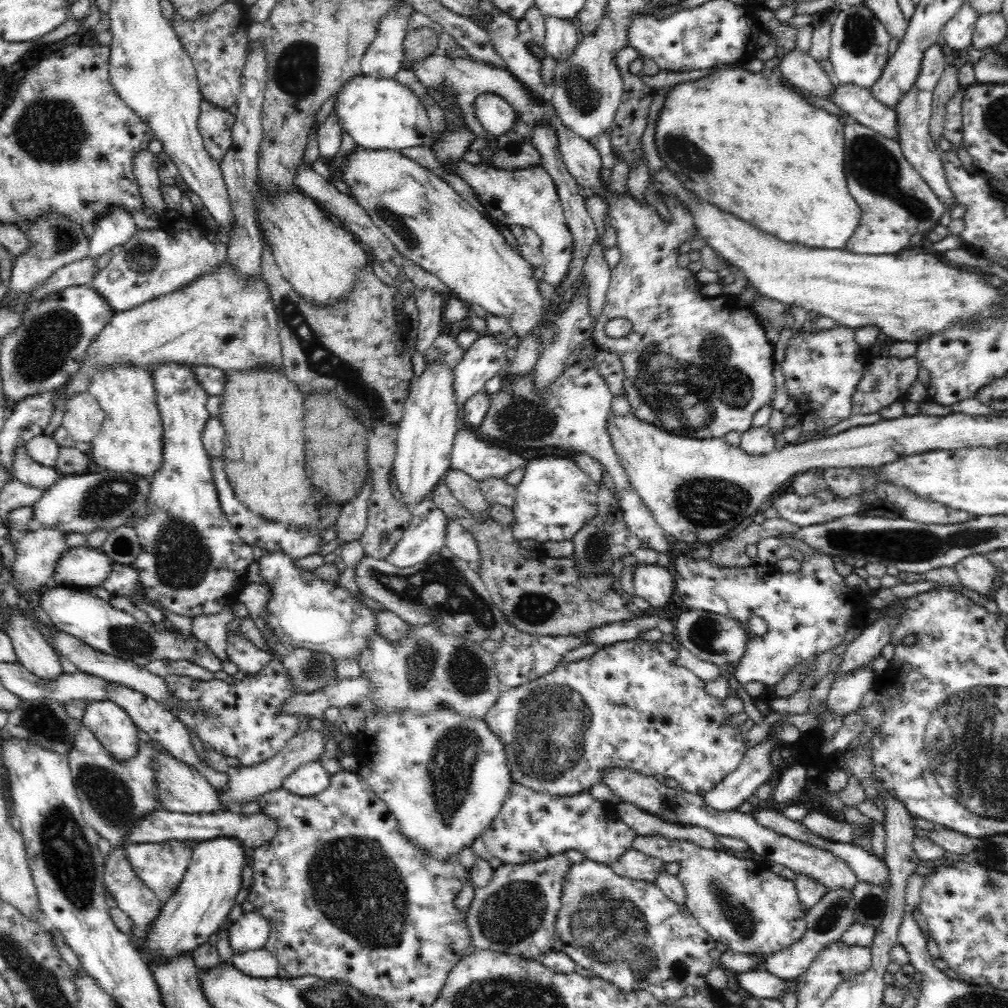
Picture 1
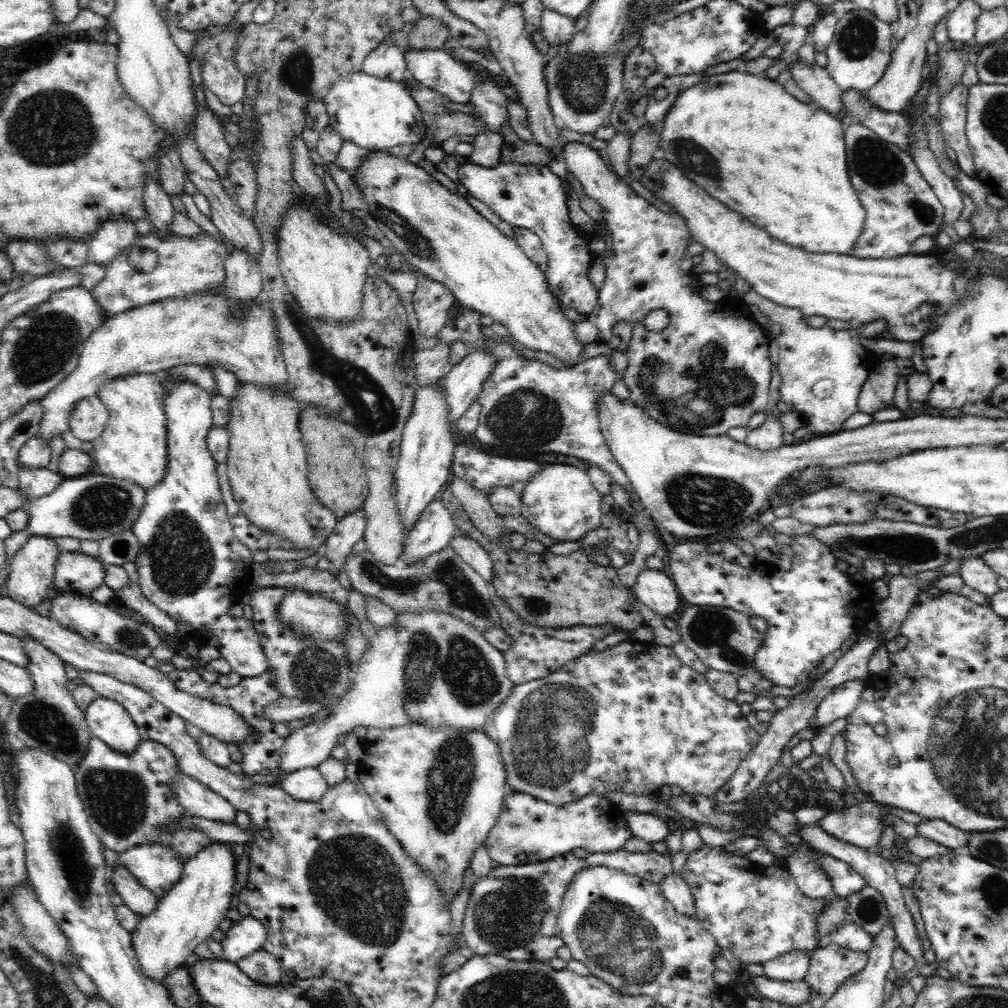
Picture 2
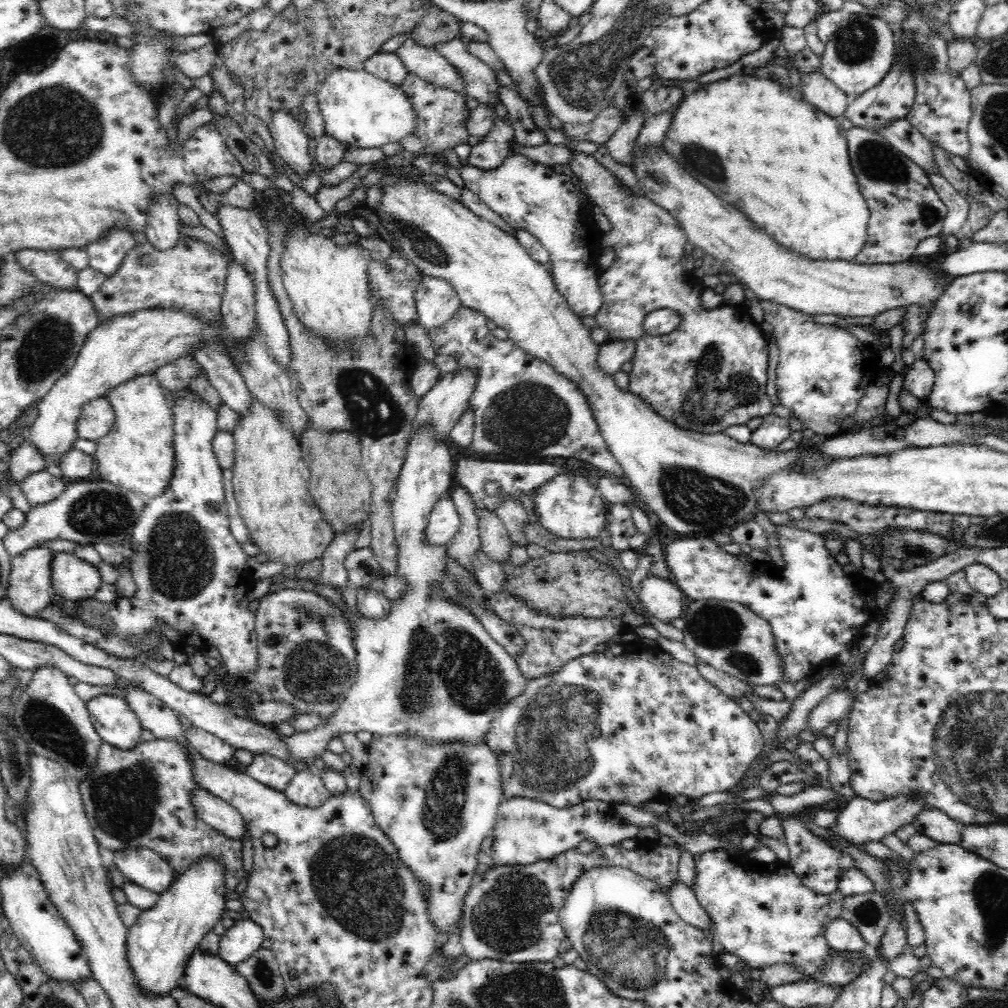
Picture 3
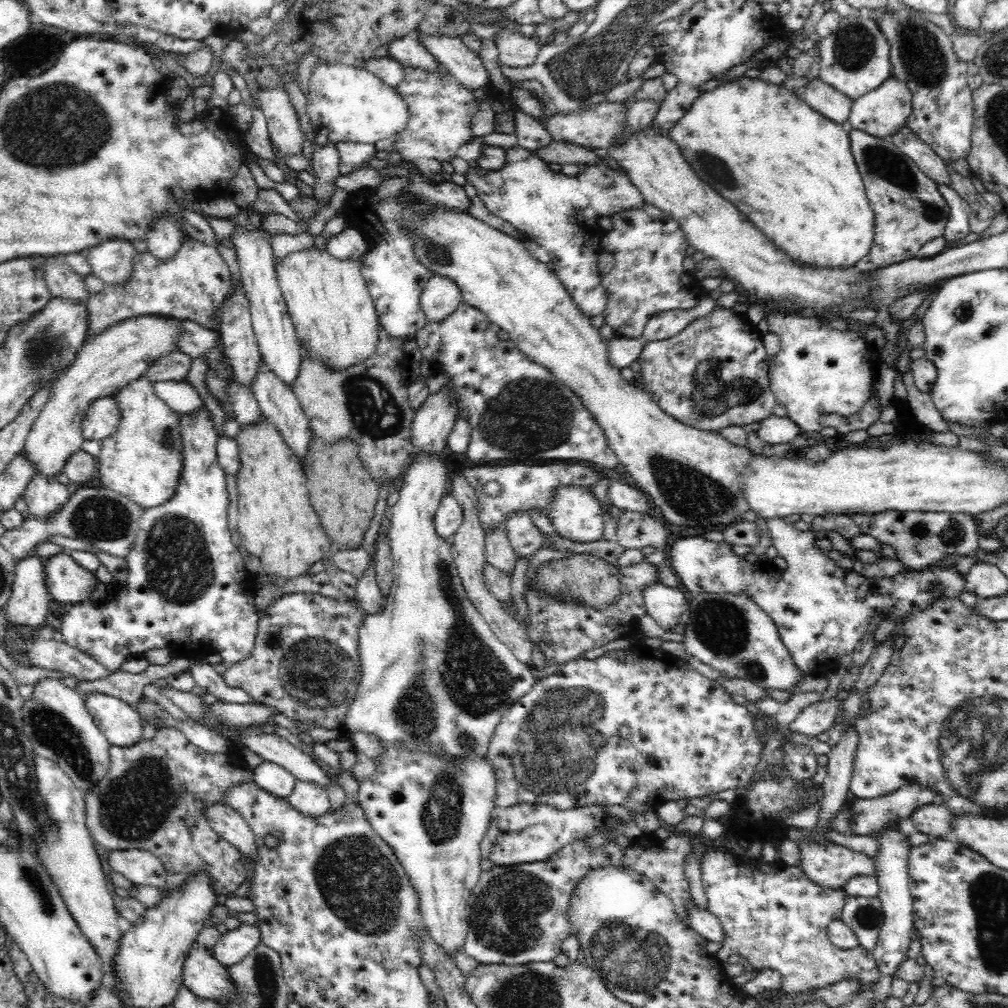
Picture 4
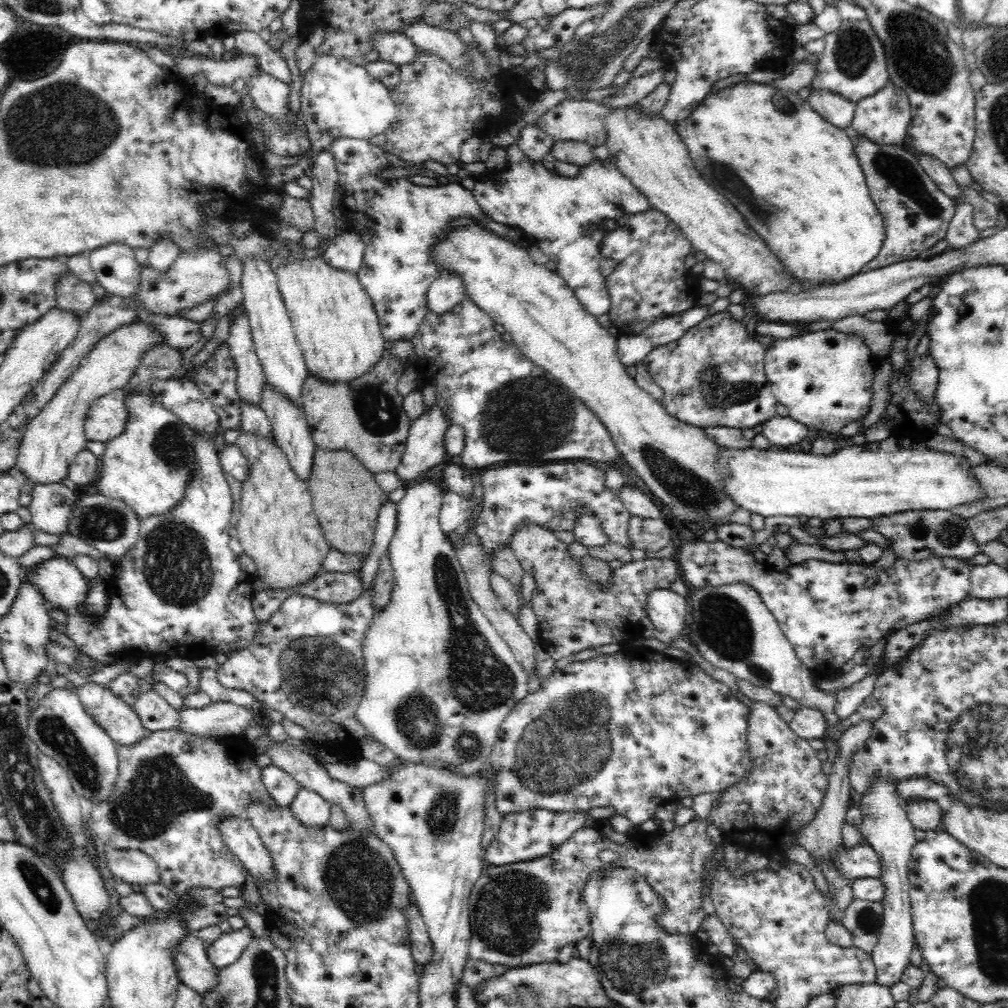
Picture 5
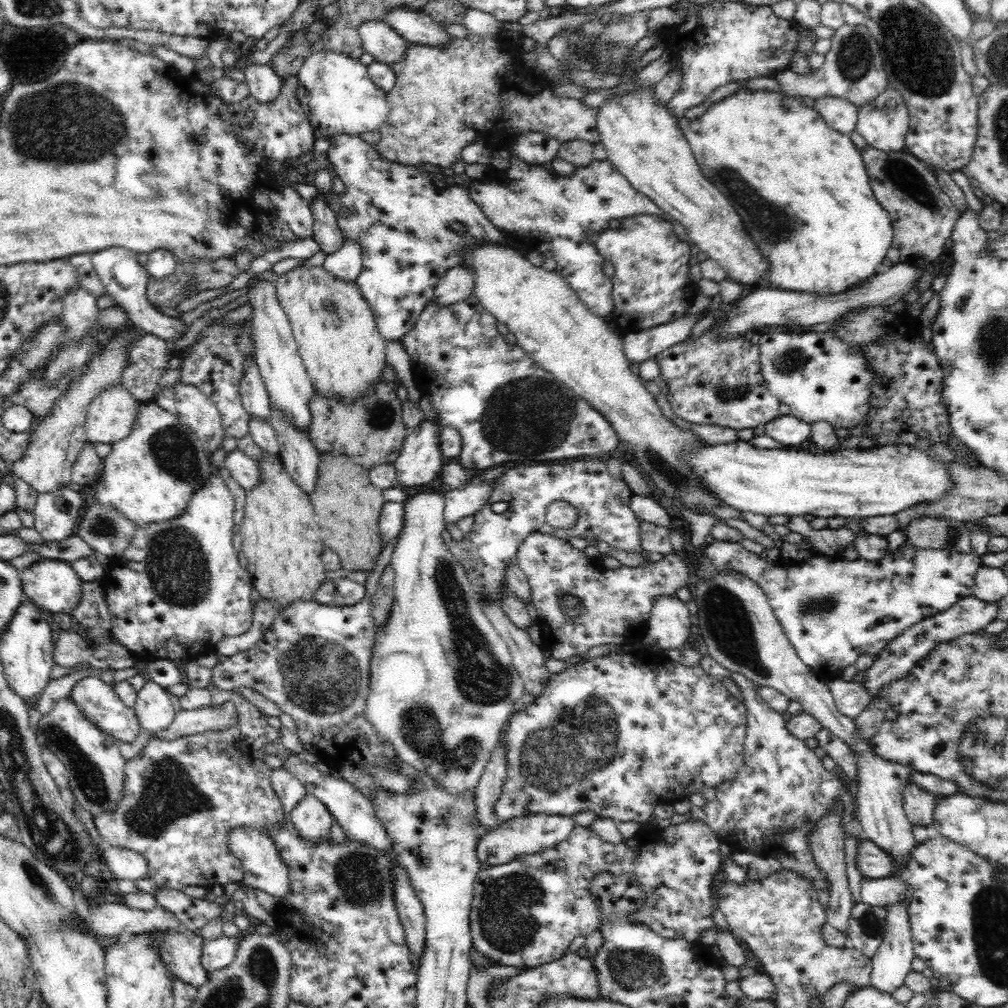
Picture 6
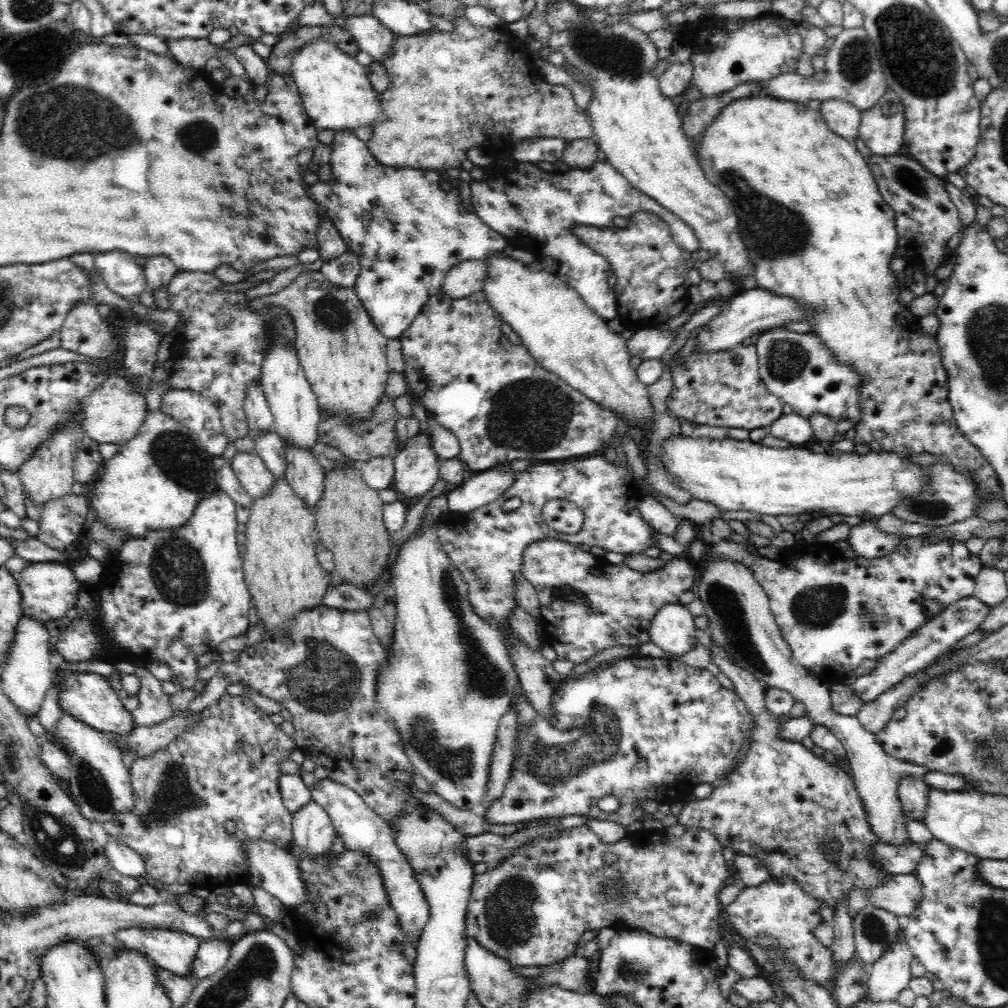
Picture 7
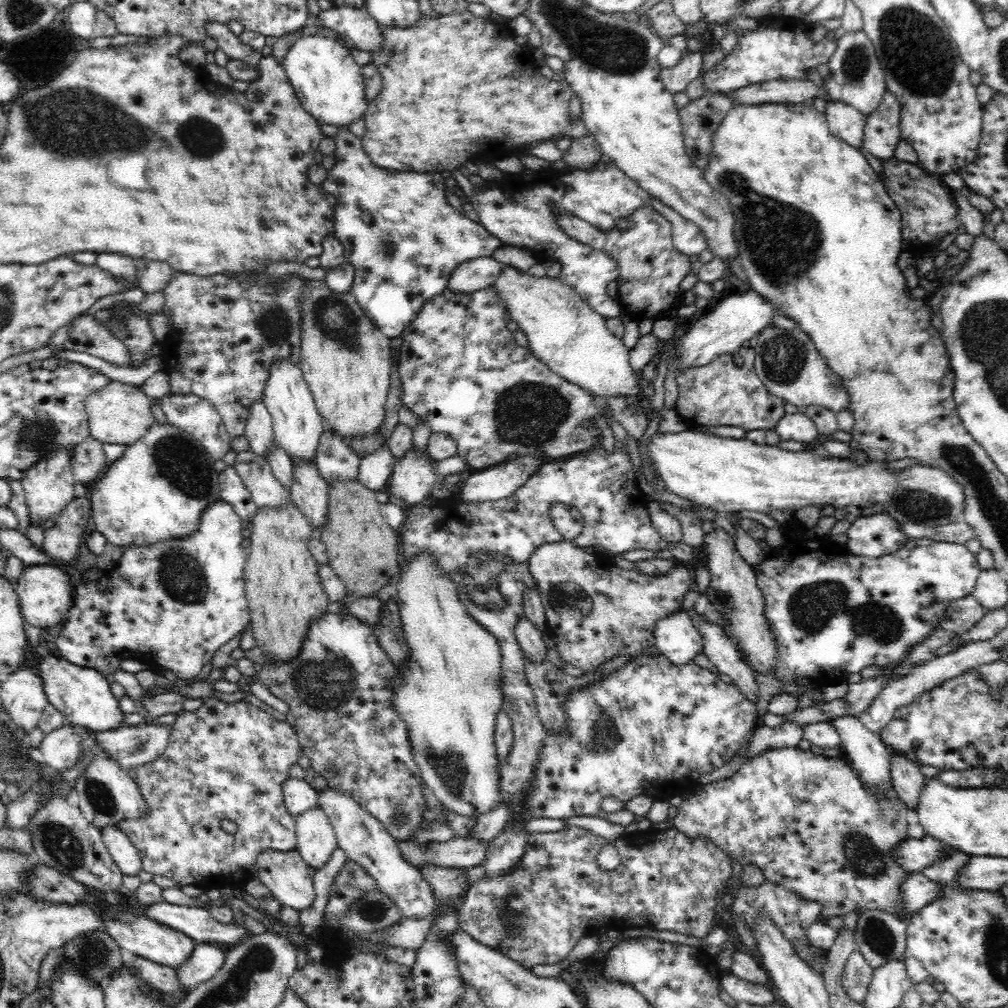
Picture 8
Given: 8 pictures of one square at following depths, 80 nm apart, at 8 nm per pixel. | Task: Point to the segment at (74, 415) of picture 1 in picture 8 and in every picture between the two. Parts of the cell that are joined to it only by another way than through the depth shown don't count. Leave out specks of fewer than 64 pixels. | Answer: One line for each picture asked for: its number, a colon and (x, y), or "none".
2: (89, 417)
3: (96, 420)
4: (102, 417)
5: (107, 417)
6: (110, 417)
7: (114, 412)
8: (119, 413)

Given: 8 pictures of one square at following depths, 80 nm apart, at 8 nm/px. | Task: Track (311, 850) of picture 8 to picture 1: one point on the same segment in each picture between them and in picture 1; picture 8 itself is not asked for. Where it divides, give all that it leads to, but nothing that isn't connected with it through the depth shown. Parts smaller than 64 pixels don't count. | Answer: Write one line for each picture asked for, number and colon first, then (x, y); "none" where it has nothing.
1: (310, 779)
2: (308, 784)
3: (306, 788)
4: (309, 798)
5: (309, 808)
6: (313, 821)
7: (313, 832)

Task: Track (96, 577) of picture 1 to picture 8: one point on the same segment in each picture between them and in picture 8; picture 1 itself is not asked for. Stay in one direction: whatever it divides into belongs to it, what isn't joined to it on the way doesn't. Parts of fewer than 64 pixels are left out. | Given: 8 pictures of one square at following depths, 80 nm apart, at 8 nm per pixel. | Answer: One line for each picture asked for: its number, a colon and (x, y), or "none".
2: (75, 572)
3: (73, 579)
4: (69, 583)
5: (63, 586)
6: (53, 585)
7: (49, 590)
8: (45, 592)

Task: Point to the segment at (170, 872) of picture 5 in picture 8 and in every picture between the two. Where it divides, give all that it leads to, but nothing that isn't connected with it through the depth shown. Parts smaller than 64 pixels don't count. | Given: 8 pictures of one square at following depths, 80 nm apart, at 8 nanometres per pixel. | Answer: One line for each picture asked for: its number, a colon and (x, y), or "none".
6: (181, 797)
7: (224, 768)
8: (227, 760)

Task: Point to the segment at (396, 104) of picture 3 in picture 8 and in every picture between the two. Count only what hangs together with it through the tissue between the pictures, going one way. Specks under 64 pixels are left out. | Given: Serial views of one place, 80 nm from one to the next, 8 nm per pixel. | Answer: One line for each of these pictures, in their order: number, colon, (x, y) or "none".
4: (346, 104)
5: (338, 99)
6: (335, 91)
7: (335, 90)
8: (330, 85)

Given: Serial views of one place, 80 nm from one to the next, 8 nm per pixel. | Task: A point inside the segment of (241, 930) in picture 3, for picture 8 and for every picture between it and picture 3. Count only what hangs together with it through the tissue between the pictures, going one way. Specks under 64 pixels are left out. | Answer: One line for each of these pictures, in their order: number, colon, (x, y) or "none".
4: (232, 946)
5: (226, 949)
6: (218, 953)
7: (212, 955)
8: (206, 960)

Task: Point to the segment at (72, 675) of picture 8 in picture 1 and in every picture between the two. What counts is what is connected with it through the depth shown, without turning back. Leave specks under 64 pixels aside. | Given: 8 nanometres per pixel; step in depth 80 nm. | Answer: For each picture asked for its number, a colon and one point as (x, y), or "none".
1: (113, 727)
2: (109, 721)
3: (115, 723)
4: (121, 724)
5: (120, 721)
6: (100, 705)
7: (88, 697)

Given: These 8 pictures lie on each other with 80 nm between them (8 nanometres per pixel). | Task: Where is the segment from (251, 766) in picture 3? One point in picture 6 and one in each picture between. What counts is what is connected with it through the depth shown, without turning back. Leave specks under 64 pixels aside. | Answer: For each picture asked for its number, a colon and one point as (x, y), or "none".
4: (271, 777)
5: (281, 787)
6: (288, 789)

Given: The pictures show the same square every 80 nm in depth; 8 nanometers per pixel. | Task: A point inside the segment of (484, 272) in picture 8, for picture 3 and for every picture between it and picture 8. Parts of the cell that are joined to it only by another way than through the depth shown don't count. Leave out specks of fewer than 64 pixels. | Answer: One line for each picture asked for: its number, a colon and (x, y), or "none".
3: (436, 302)
4: (440, 298)
5: (444, 294)
6: (457, 284)
7: (467, 278)

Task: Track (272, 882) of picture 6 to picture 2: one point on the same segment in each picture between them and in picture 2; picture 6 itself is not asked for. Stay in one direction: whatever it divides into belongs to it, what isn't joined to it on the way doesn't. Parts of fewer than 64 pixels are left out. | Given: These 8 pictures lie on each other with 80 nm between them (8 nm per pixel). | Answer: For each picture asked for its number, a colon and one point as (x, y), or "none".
2: (197, 800)
3: (214, 811)
4: (228, 824)
5: (241, 838)

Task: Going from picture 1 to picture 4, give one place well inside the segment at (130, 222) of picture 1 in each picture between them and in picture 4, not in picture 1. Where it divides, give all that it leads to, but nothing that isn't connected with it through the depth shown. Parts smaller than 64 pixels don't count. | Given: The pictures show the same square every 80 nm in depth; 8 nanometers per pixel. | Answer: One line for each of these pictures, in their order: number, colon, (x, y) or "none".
2: (112, 236)
3: (105, 255)
4: (111, 260)

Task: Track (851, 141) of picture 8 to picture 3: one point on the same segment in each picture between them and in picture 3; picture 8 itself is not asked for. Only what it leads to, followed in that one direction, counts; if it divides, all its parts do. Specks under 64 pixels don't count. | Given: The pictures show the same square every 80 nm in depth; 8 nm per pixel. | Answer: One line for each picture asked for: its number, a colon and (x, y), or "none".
3: (817, 90)
4: (823, 98)
5: (834, 108)
6: (839, 113)
7: (842, 117)

